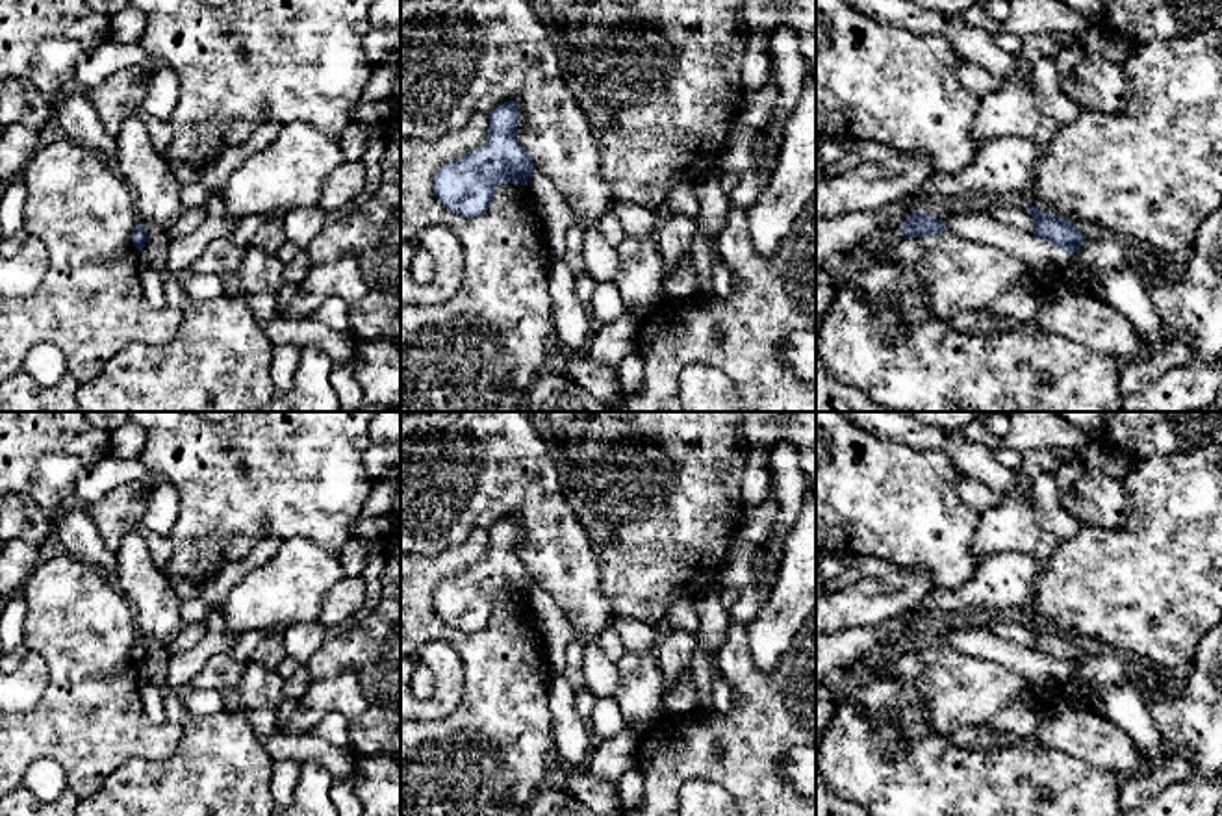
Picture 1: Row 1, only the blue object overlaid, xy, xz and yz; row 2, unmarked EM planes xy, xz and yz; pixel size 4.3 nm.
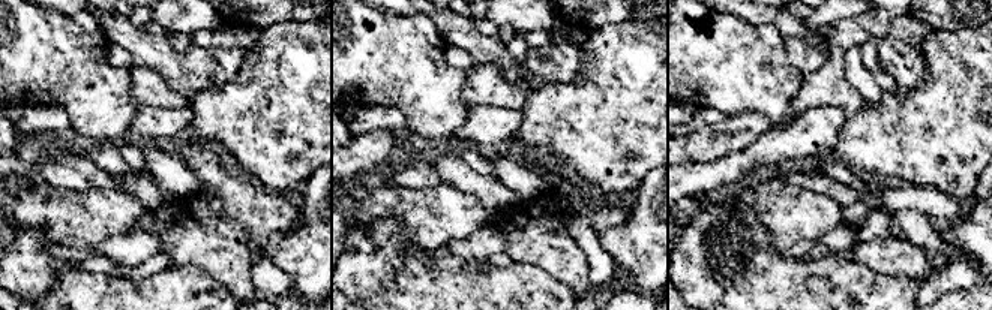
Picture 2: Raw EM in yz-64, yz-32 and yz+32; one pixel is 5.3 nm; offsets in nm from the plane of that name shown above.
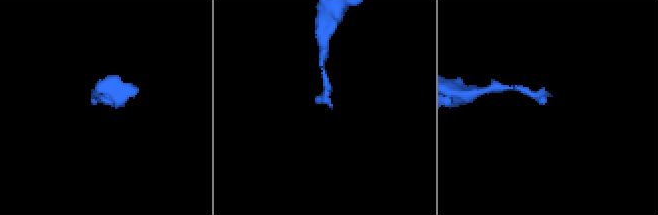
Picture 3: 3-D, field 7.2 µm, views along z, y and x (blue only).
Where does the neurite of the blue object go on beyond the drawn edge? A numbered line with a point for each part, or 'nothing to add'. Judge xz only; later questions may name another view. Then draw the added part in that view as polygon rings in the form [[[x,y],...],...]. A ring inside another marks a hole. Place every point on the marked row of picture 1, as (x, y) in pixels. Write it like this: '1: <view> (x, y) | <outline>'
nothing to add

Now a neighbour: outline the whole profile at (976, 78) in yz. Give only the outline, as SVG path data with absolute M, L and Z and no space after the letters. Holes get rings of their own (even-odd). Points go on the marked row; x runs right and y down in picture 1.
M961 61L959 76L961 83L981 98L1005 85L1003 82L998 82L990 70L974 61Z

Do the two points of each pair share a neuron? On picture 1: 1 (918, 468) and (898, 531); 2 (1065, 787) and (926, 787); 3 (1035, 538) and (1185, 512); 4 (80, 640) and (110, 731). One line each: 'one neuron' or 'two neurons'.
1: one neuron
2: one neuron
3: two neurons
4: one neuron

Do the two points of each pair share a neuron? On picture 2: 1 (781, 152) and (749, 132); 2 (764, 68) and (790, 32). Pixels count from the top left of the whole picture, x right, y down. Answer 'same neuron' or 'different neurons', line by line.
1: different neurons
2: different neurons

